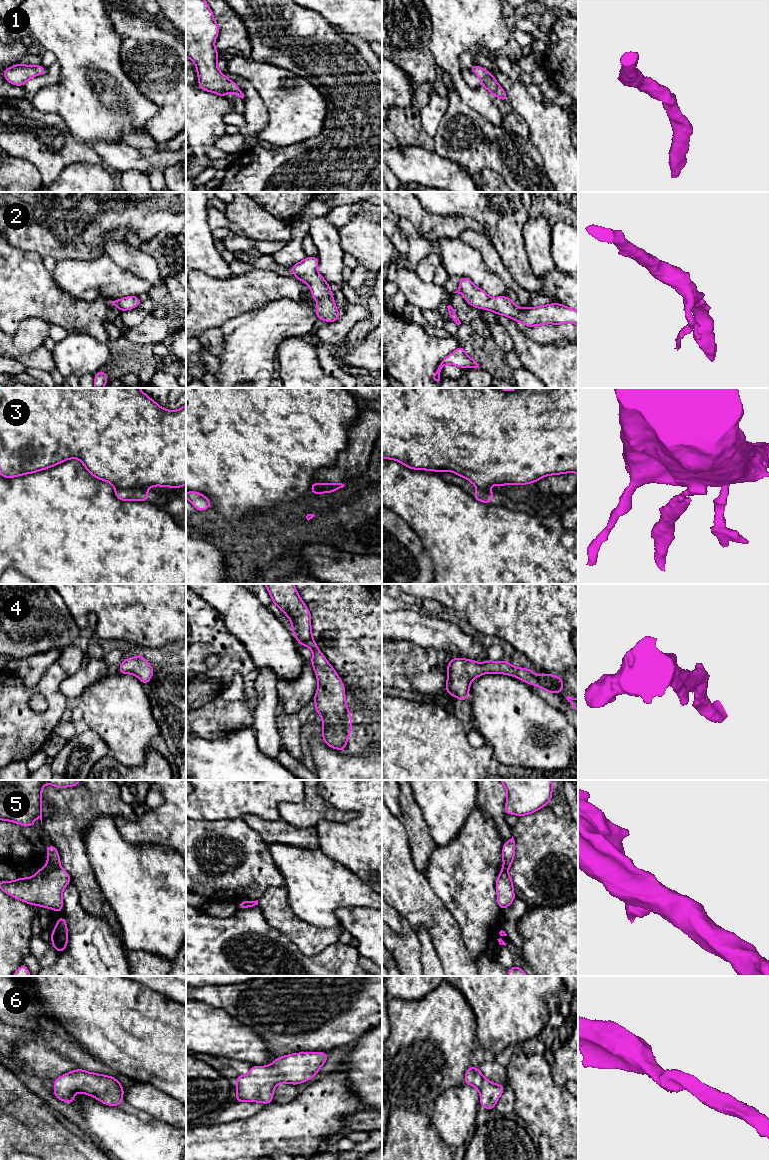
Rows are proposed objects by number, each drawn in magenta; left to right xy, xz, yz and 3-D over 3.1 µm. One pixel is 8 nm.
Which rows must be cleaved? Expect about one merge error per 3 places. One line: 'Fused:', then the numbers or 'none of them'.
Fused: 3, 5

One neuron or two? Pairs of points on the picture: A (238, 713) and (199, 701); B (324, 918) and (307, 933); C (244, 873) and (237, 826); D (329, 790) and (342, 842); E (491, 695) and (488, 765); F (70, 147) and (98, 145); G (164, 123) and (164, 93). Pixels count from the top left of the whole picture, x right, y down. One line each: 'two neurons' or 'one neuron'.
A: two neurons
B: two neurons
C: one neuron
D: one neuron
E: two neurons
F: two neurons
G: one neuron

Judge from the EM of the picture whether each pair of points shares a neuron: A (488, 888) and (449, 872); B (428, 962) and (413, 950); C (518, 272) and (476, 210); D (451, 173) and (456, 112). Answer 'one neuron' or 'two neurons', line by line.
A: one neuron
B: two neurons
C: one neuron
D: two neurons

